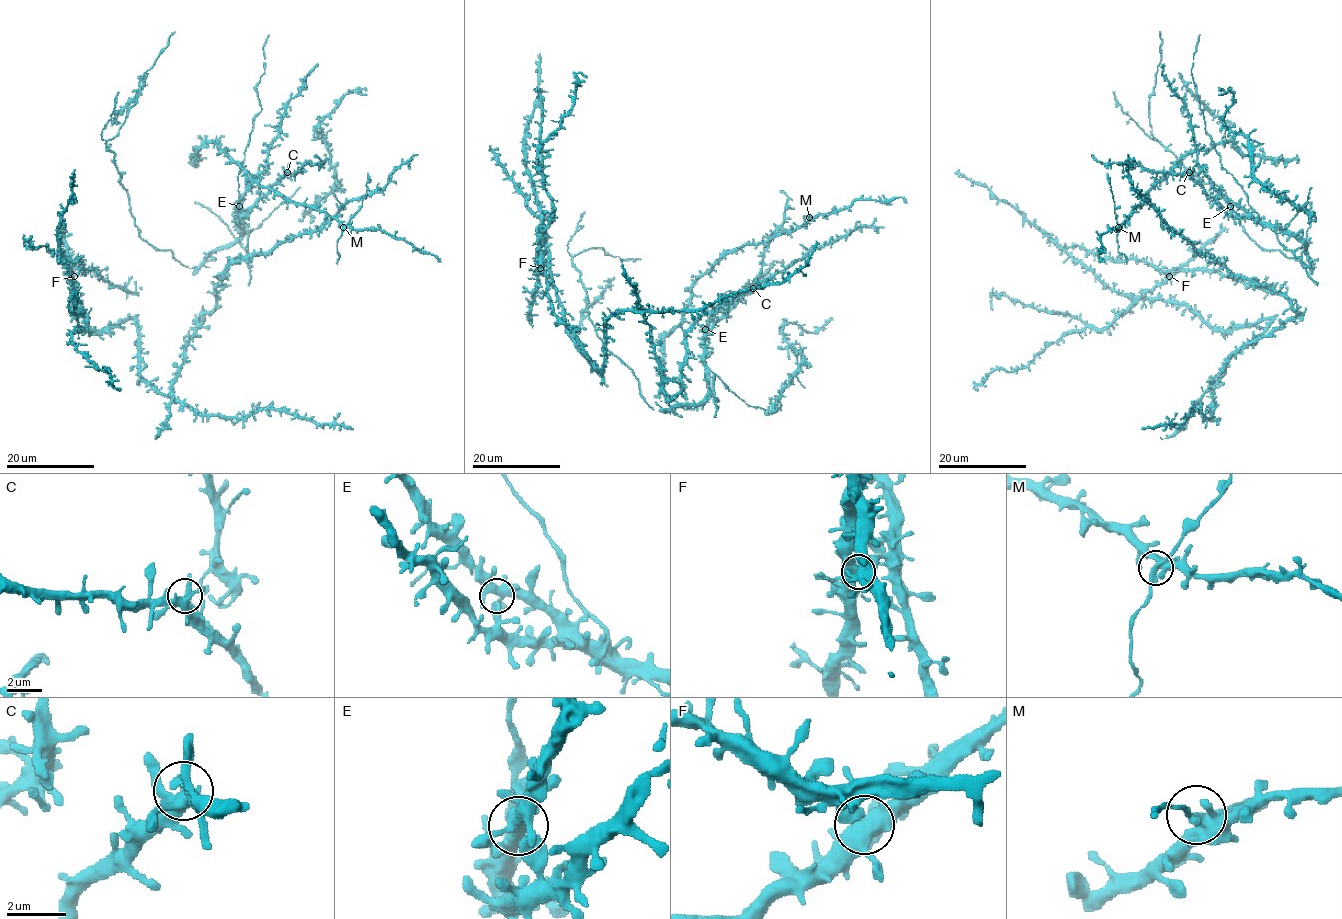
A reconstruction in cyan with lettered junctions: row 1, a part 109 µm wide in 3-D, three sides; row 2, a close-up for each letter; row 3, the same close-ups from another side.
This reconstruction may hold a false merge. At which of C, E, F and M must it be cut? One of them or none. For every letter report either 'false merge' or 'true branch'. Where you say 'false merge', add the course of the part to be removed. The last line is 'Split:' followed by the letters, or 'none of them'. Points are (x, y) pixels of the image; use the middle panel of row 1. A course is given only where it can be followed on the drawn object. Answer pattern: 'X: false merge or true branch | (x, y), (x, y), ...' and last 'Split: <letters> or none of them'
C: true branch
E: true branch
F: true branch
M: false merge | (809, 217), (828, 213), (833, 210), (833, 206)
Split: M

